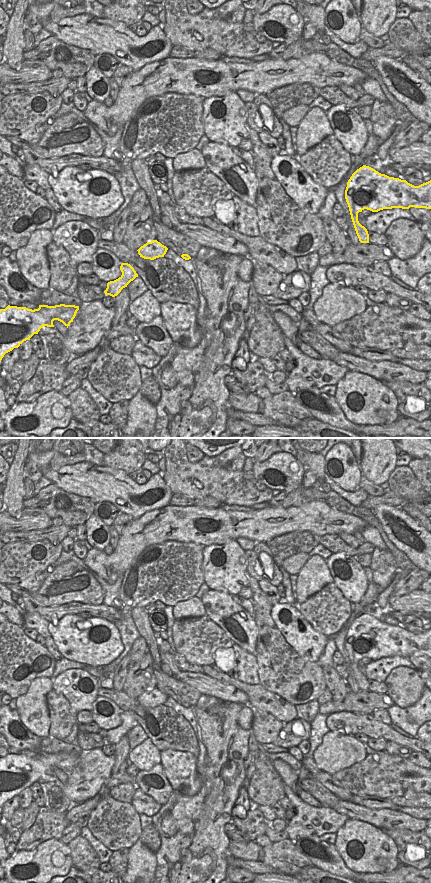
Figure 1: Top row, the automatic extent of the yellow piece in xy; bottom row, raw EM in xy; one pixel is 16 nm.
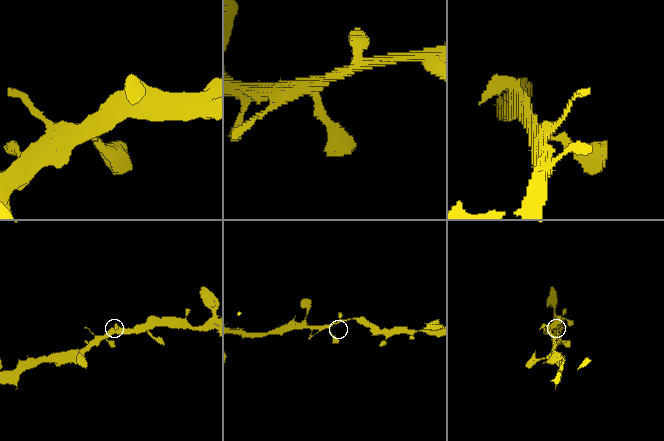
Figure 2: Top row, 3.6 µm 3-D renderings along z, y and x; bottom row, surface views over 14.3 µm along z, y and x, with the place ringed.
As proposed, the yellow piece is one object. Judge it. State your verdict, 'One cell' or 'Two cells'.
One cell

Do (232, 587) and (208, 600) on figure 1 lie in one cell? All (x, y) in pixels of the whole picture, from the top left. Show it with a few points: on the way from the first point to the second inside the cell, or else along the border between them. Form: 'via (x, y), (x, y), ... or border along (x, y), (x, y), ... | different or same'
border along (210, 588), (225, 591), (230, 595) | different

